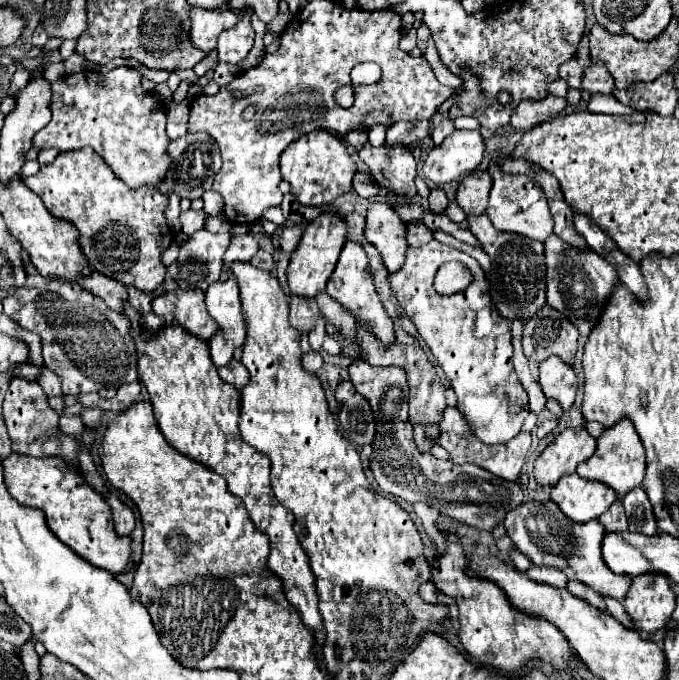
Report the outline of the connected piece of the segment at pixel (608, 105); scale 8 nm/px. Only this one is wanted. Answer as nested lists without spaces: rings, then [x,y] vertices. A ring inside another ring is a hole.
[[[594,94],[588,102],[588,108],[592,112],[600,112],[600,114],[620,114],[620,116],[634,114],[634,110],[620,104],[614,96],[602,96],[602,94]]]

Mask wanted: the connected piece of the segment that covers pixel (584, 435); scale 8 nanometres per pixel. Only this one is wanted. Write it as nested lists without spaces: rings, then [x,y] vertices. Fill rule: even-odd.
[[[568,428],[536,458],[534,478],[540,486],[556,486],[566,474],[574,474],[576,466],[596,452],[596,440],[586,428]]]

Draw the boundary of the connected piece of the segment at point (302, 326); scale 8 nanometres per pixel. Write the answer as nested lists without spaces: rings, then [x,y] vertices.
[[[290,296],[290,324],[298,332],[310,332],[316,326],[316,320],[320,318],[320,310],[316,300],[312,298],[298,298]]]

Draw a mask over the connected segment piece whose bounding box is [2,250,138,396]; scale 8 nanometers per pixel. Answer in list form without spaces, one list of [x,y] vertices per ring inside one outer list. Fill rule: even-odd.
[[[22,250],[26,284],[12,296],[4,298],[4,312],[22,328],[32,330],[42,340],[44,366],[62,378],[64,394],[98,392],[100,388],[120,388],[138,380],[136,346],[130,336],[126,314],[110,310],[104,300],[96,298],[74,282],[48,280],[40,276],[28,254]]]

